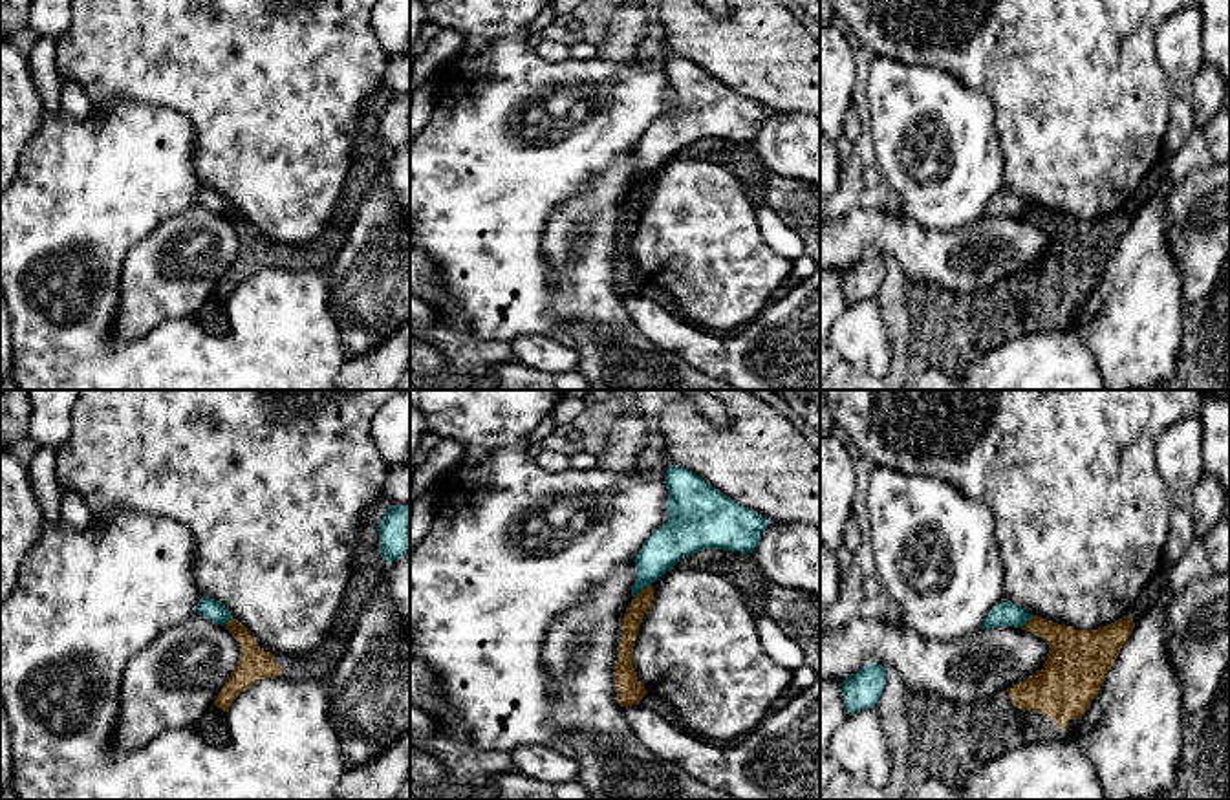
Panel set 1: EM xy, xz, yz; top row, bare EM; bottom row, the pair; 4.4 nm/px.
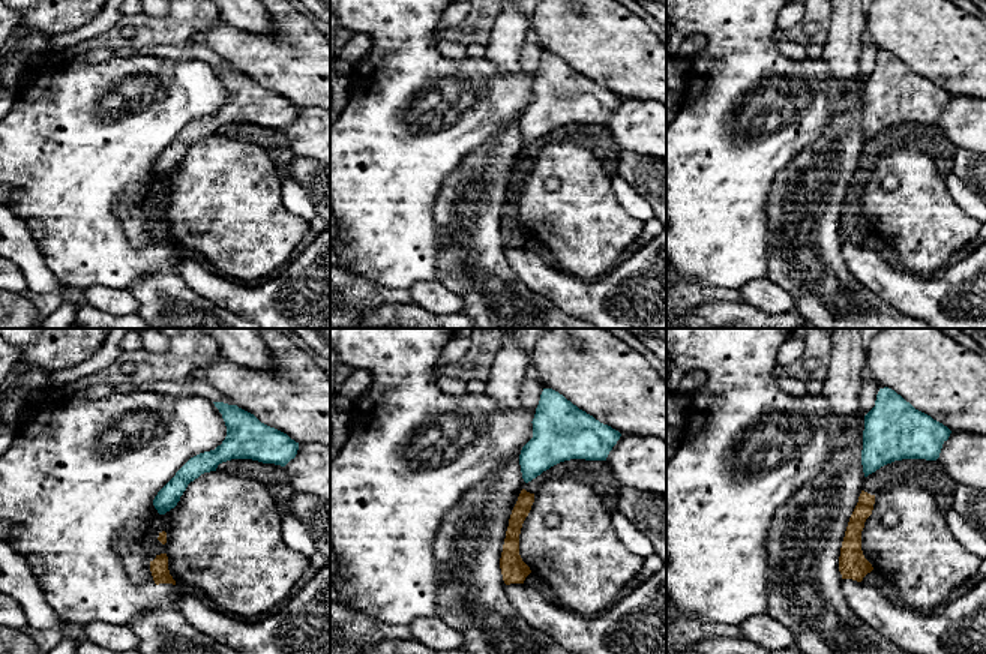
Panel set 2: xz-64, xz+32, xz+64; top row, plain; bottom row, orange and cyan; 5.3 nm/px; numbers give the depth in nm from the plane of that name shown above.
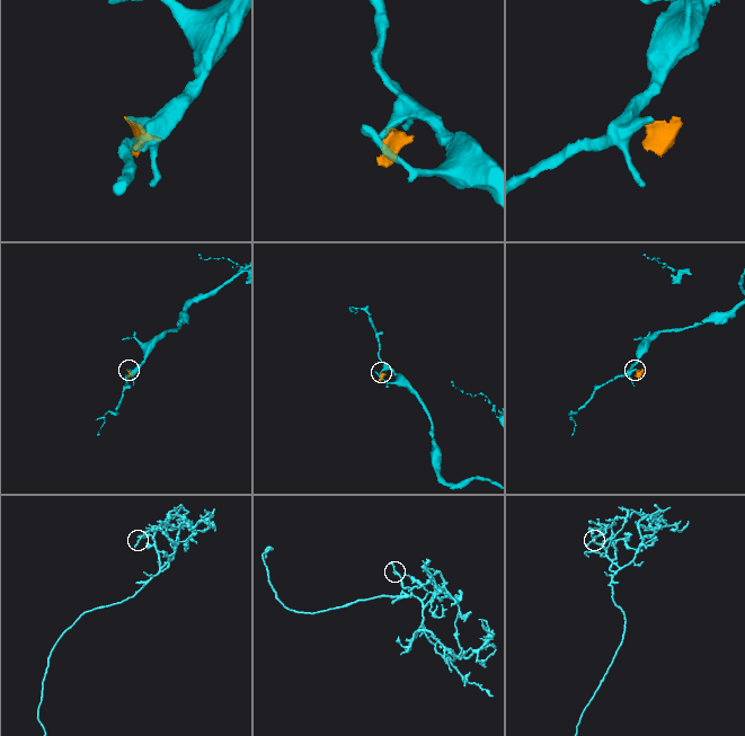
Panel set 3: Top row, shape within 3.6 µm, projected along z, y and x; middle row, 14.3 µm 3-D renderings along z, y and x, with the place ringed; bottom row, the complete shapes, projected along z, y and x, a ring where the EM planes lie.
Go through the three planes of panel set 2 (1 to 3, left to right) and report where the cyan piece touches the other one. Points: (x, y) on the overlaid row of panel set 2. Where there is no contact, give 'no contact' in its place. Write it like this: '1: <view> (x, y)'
1: no contact
2: no contact
3: no contact

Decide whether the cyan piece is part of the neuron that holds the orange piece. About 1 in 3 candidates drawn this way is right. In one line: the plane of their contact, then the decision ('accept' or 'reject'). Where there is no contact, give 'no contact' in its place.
meets orange in xz; reject

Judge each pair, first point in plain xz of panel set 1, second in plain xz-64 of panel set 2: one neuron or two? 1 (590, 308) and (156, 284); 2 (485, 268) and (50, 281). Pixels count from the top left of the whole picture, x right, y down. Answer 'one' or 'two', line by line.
1: one
2: two

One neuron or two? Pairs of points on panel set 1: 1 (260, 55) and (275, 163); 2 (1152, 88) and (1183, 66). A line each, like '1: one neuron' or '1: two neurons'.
1: one neuron
2: two neurons

